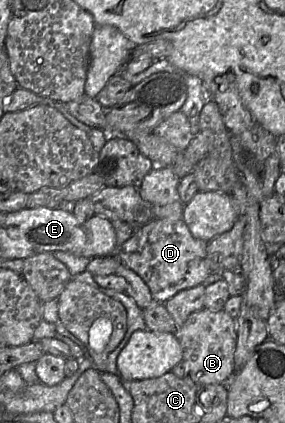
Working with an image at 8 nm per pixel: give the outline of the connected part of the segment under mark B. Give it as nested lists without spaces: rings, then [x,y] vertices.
[[[203,308],[192,313],[174,333],[182,351],[182,363],[188,377],[199,386],[226,384],[235,374],[234,354],[237,346],[236,320],[224,310],[212,311]]]

